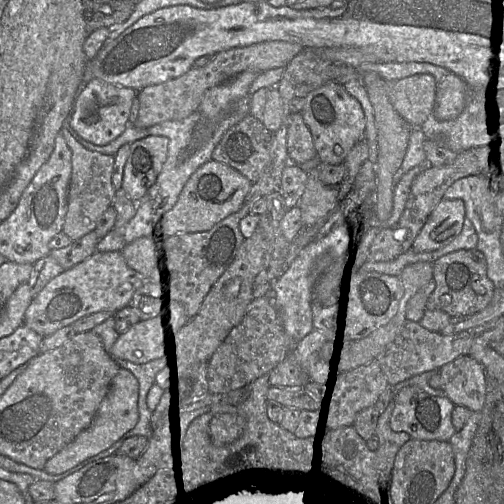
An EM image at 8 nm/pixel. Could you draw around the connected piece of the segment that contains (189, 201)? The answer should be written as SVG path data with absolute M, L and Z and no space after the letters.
M210 159L190 177L172 211L164 216L158 223L156 232L165 238L177 238L187 233L208 231L217 223L237 212L242 207L244 199L252 184L252 182L234 168Z

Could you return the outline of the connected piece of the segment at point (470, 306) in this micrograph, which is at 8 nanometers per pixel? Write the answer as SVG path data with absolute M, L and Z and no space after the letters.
M476 248L460 249L433 262L433 280L435 289L427 301L426 309L442 310L451 317L471 315L483 310L496 288L487 276L485 257Z

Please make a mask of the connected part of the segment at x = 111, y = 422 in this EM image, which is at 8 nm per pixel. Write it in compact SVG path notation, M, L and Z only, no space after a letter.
M119 368L91 424L59 452L53 455L45 463L43 470L49 474L61 474L86 459L108 449L137 424L139 419L138 399L139 382L137 378L129 370Z

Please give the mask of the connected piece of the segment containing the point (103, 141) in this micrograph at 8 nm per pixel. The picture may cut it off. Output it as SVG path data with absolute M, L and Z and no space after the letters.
M91 78L75 98L68 126L76 135L92 144L107 145L120 136L130 124L129 115L135 98L137 91L132 88L117 87Z

